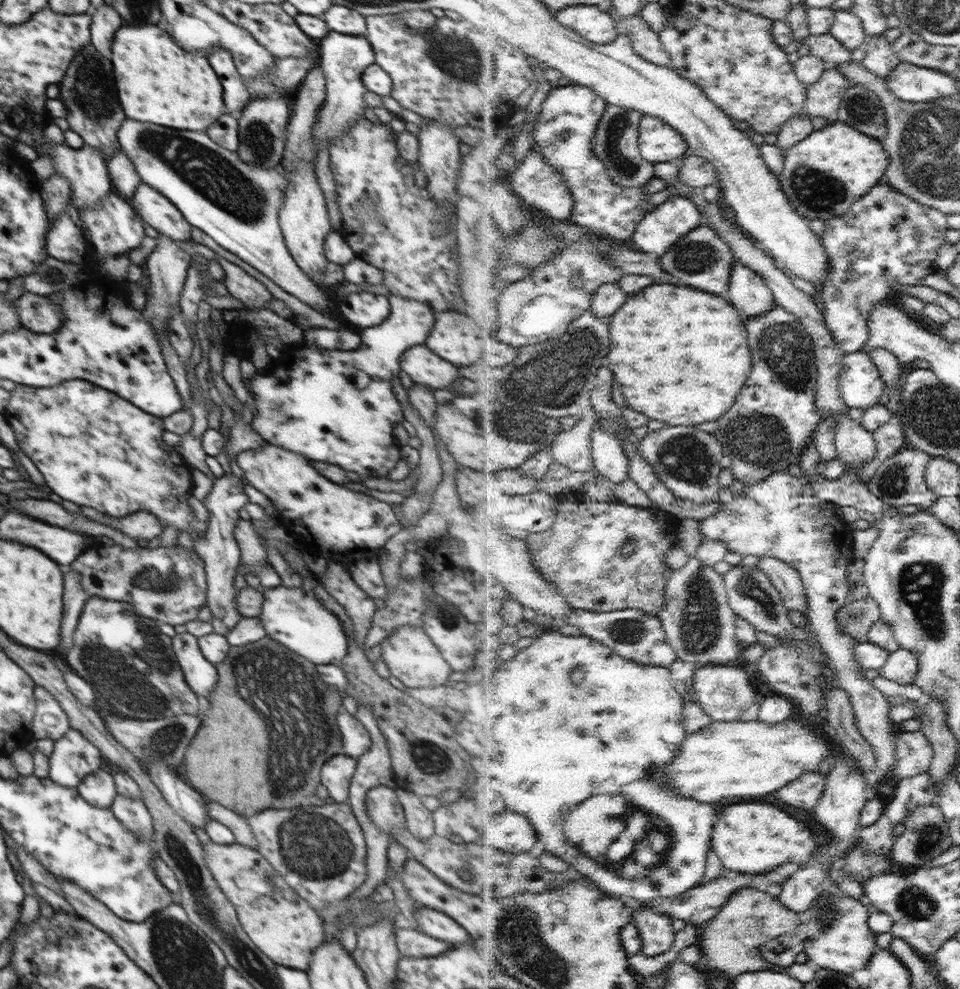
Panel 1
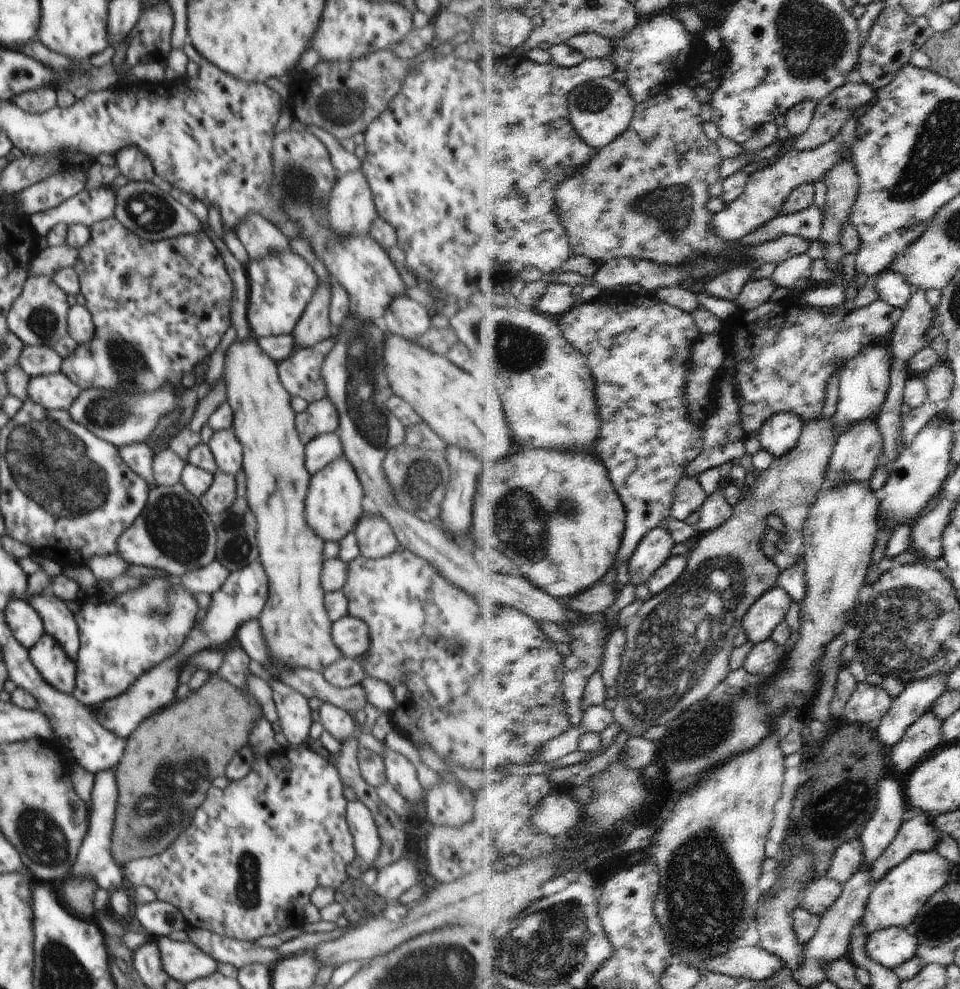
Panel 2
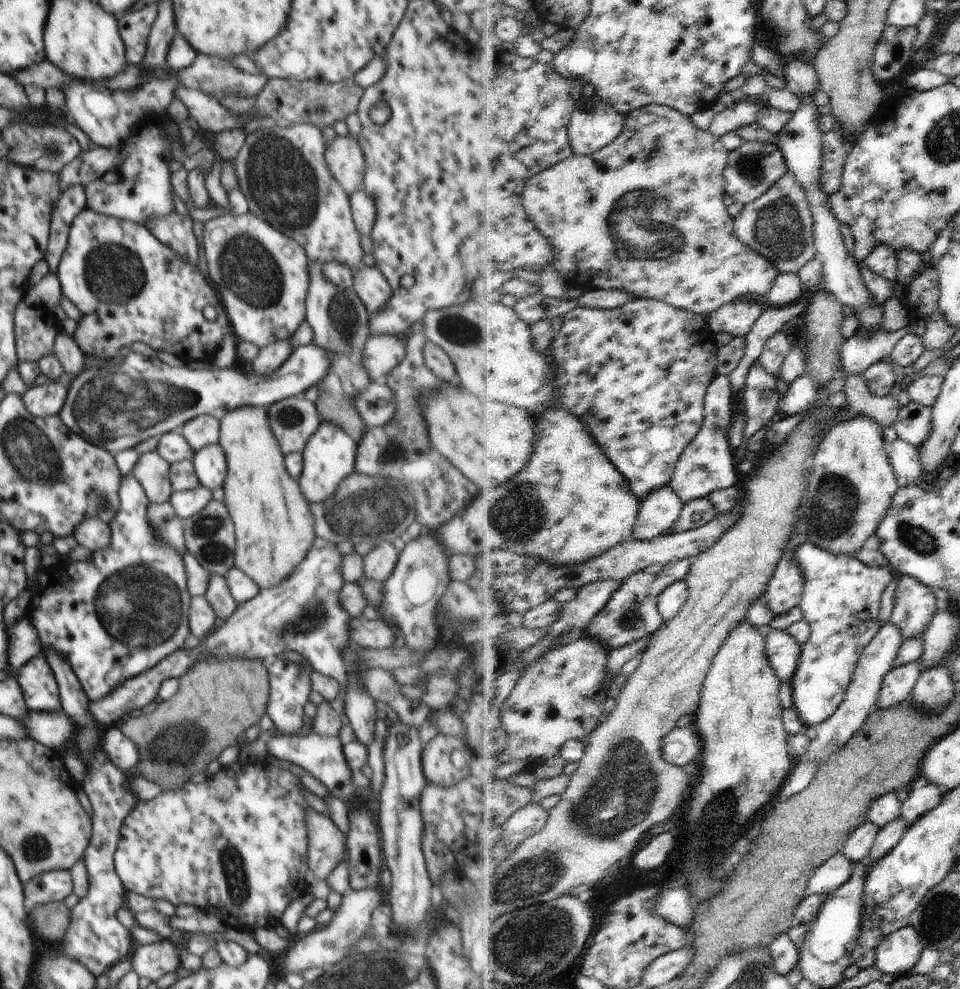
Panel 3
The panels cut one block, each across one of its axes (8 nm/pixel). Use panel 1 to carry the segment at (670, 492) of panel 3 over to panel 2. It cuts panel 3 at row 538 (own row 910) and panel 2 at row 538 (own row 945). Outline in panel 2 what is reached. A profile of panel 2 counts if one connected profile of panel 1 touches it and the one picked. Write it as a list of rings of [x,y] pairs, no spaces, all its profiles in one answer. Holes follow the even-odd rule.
[[[670,519],[664,520],[660,526],[650,531],[642,540],[636,554],[632,556],[629,574],[635,586],[648,585],[673,556],[672,550],[676,548],[677,541],[674,540],[673,532],[670,532],[668,524],[670,524]]]

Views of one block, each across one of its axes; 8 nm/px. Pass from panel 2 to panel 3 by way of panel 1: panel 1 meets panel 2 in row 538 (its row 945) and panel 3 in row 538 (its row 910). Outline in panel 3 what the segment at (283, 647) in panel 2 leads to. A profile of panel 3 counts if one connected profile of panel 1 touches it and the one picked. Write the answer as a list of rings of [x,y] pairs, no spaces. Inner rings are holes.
[[[246,406],[246,408],[236,408],[232,412],[228,411],[226,416],[220,420],[221,427],[219,428],[219,445],[224,449],[227,460],[227,475],[223,482],[225,492],[225,505],[227,506],[229,517],[235,524],[235,561],[234,567],[239,568],[247,574],[260,589],[272,588],[284,581],[290,576],[290,573],[306,558],[306,553],[312,548],[314,539],[317,537],[315,533],[314,515],[311,513],[309,502],[303,495],[302,489],[298,486],[299,482],[288,471],[285,465],[285,456],[282,447],[279,445],[276,435],[272,432],[269,425],[269,416],[267,415],[267,407],[260,408],[259,406]]]

